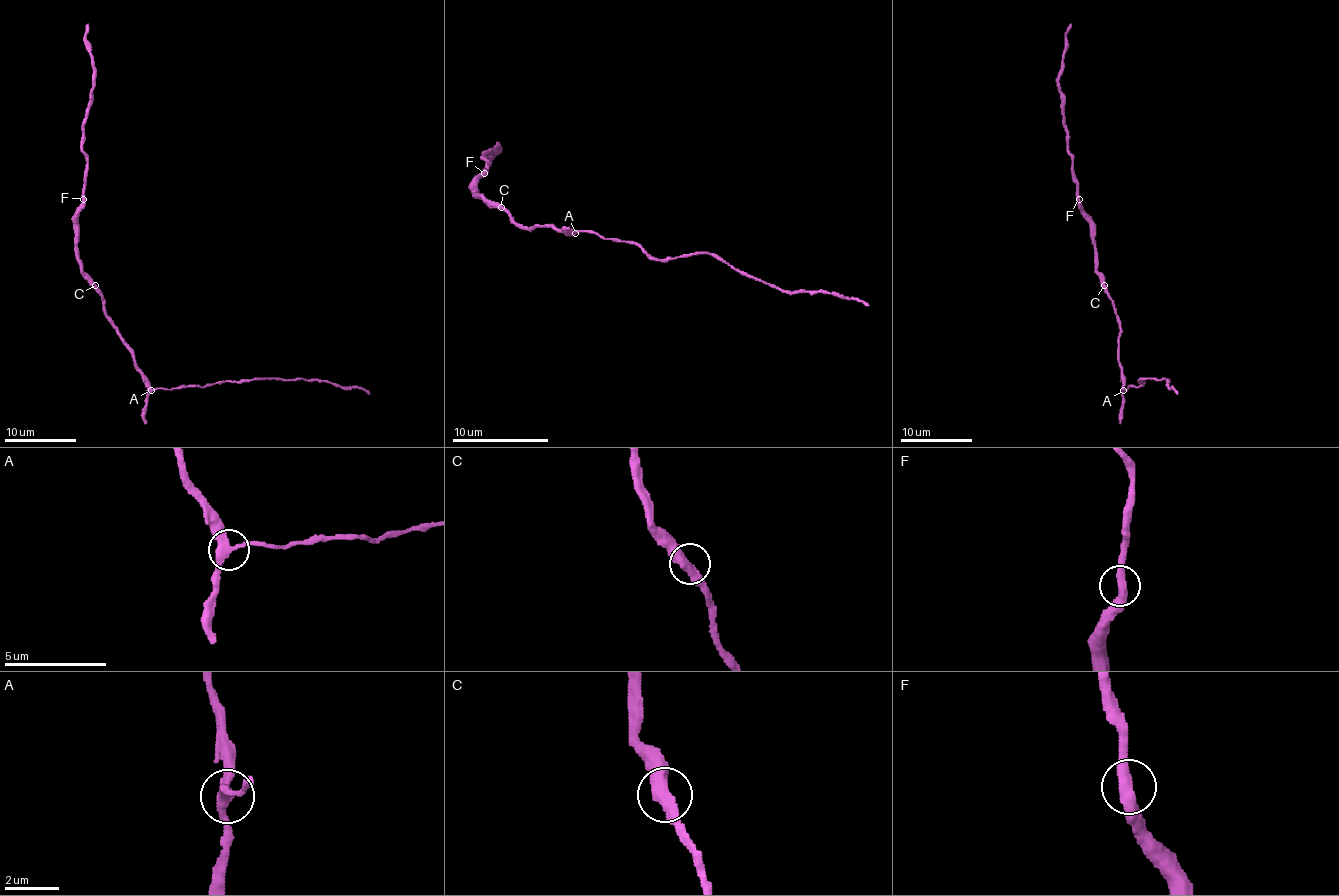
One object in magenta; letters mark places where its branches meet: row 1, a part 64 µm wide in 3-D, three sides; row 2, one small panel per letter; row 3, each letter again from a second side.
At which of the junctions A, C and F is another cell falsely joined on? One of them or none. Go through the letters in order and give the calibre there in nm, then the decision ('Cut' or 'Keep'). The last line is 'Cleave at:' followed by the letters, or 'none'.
A: Thickness 360 nm. Keep
C: Thickness 440 nm. Keep
F: Thickness 420 nm. Keep
Cleave at: none

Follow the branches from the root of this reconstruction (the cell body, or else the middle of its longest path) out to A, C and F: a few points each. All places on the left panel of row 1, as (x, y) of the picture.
A: (110, 318), (110, 323), (131, 354), (135, 368), (151, 390)
C: (110, 318), (95, 285)
F: (110, 318), (99, 287), (83, 271), (79, 258), (77, 213), (83, 199)

